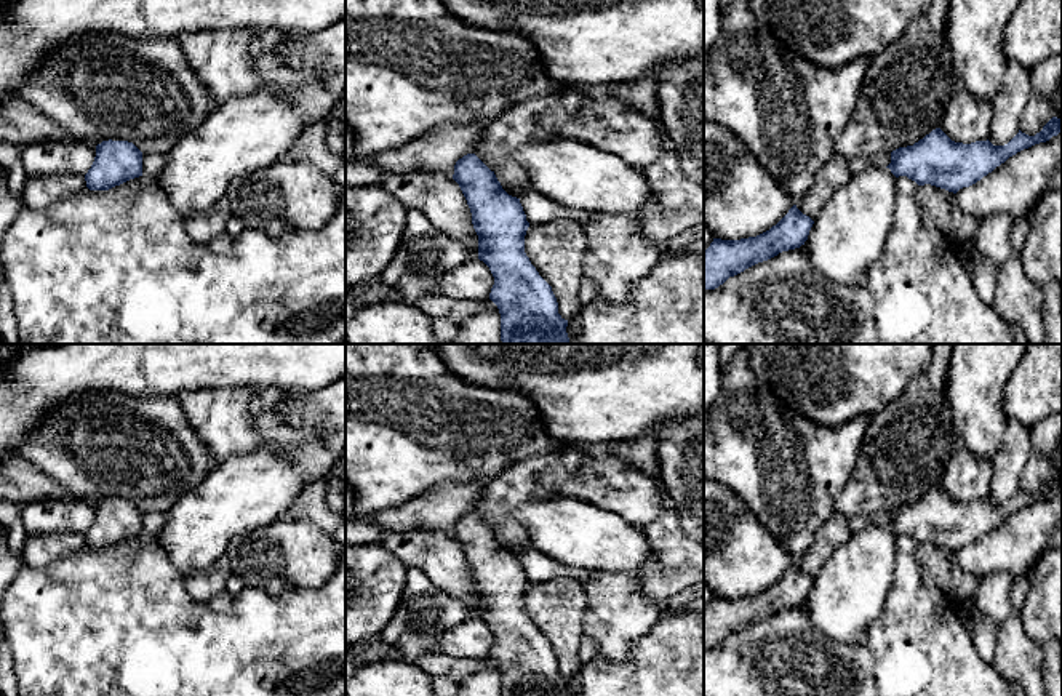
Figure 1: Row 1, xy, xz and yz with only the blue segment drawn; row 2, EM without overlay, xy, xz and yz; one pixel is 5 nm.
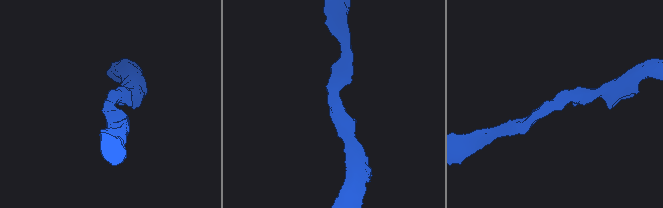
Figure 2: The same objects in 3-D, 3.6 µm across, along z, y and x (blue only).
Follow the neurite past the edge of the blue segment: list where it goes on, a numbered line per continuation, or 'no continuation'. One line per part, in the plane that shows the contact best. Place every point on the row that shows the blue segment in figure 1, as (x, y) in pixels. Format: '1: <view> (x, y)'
no continuation

